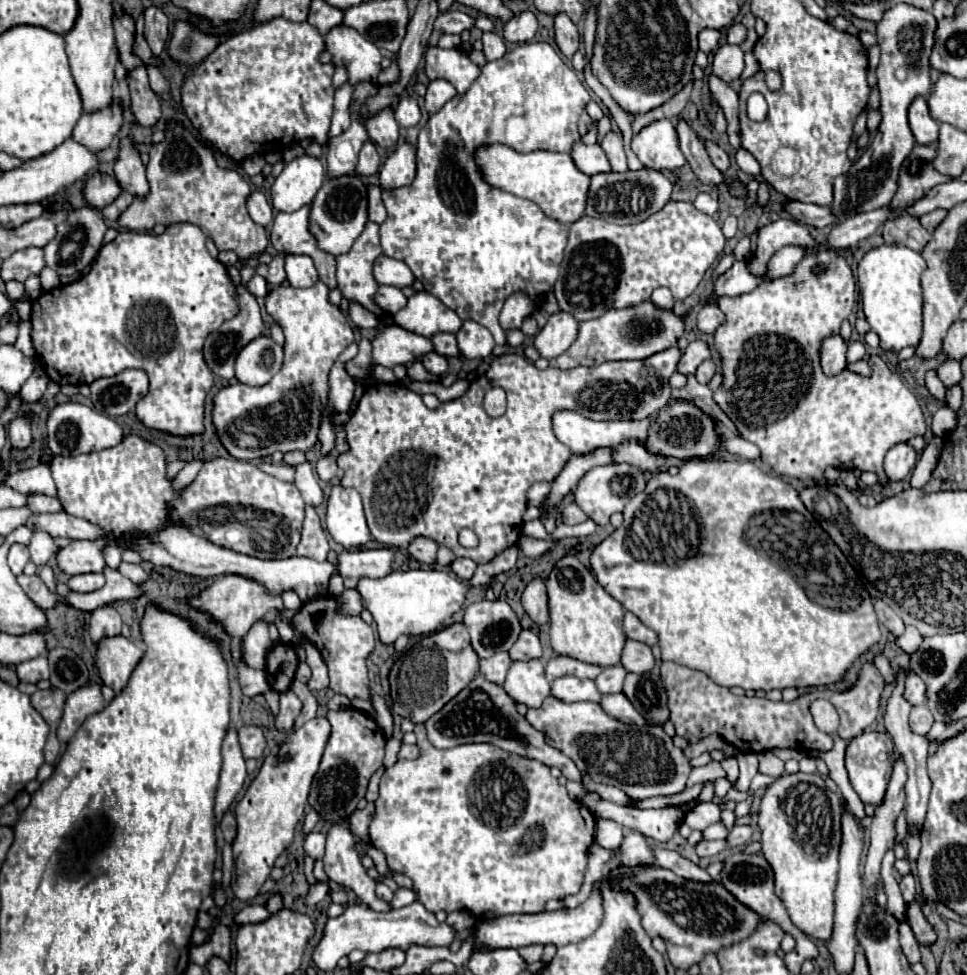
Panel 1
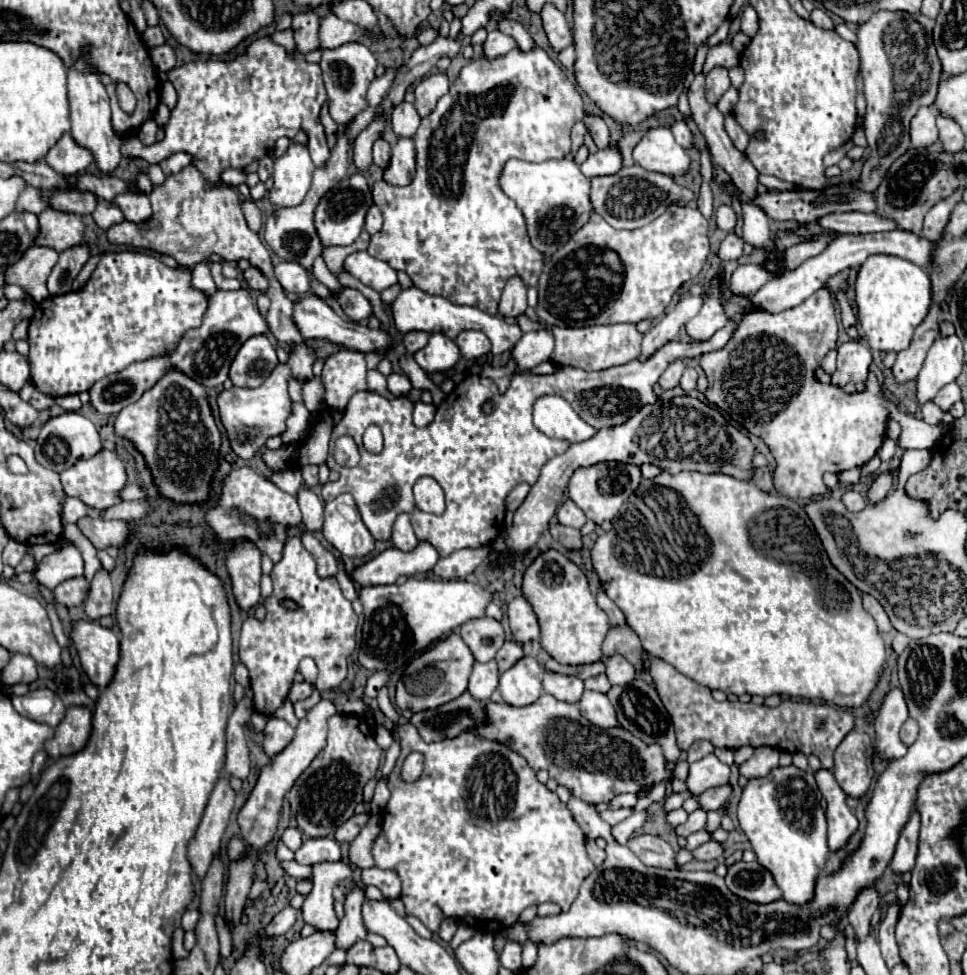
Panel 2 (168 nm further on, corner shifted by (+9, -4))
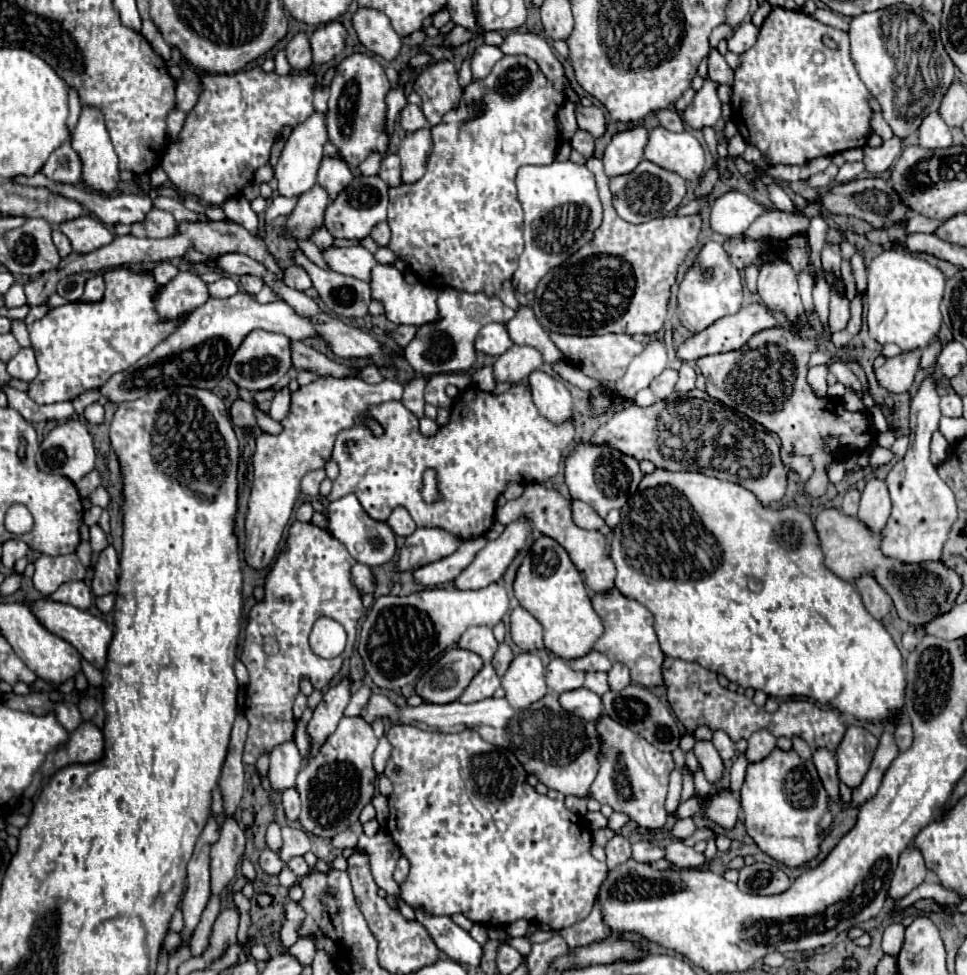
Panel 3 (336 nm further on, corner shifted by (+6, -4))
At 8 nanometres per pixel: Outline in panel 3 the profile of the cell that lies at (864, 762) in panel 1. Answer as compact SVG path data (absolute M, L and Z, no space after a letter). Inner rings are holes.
M851 725L843 735L839 749L835 751L839 765L839 779L851 789L855 789L863 781L869 769L871 755L865 749L865 743L867 743L867 729Z

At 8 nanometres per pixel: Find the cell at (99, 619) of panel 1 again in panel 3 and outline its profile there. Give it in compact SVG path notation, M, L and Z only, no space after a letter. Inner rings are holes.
M113 545L105 547L99 553L99 559L97 559L93 569L95 569L93 593L97 597L113 593L117 587L117 569L119 569L119 557L117 557L117 551L113 549Z

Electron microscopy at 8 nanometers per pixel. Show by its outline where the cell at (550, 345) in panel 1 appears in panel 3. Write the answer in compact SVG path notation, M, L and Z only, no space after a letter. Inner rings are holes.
M513 345L507 353L499 355L497 361L493 363L493 375L497 379L497 383L521 383L529 377L529 373L533 373L535 369L541 369L543 359L539 357L537 349L531 347L521 347L521 345Z

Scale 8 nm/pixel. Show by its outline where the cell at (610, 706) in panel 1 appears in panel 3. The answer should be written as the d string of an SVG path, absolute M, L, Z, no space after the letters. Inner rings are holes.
M581 687L581 689L573 689L573 691L565 691L559 695L559 703L563 709L567 709L569 713L575 713L577 717L583 717L587 721L597 721L599 715L603 713L603 705L601 705L601 697L591 693L589 689Z

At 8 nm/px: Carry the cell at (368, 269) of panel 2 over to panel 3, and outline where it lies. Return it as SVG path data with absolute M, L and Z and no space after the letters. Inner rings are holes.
M355 245L355 247L327 247L321 251L323 261L327 263L329 269L343 273L343 275L351 275L363 281L371 279L371 269L373 265L377 265L373 253L369 253L367 249Z

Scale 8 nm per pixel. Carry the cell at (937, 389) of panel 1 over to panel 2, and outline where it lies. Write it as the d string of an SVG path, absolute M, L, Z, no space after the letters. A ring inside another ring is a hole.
M926 401L922 405L922 419L928 423L940 423L944 417L944 411L934 403L934 401Z

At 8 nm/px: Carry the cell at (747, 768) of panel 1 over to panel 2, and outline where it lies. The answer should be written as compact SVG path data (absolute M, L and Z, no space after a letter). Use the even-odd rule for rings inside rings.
M724 783L720 787L712 787L712 789L704 791L702 795L698 795L698 801L700 801L702 809L710 811L710 809L718 809L730 795L732 795L732 785Z

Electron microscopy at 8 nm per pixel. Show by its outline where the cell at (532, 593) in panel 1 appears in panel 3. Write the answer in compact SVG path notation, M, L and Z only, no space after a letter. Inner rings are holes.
M523 607L511 611L511 637L513 643L527 653L535 653L543 649L543 629L539 621Z

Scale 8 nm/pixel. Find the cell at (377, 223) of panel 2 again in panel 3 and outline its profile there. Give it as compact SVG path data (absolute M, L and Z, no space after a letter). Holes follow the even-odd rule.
M379 223L373 231L371 231L371 239L377 243L377 245L387 245L389 239L391 239L391 229L387 223Z

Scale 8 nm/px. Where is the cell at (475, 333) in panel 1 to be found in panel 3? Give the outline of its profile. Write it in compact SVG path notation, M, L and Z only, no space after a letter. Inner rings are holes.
M489 323L489 325L485 325L479 331L477 341L475 341L477 351L483 351L483 353L493 355L493 357L503 355L509 347L513 347L513 341L511 341L511 337L507 333L505 323Z

